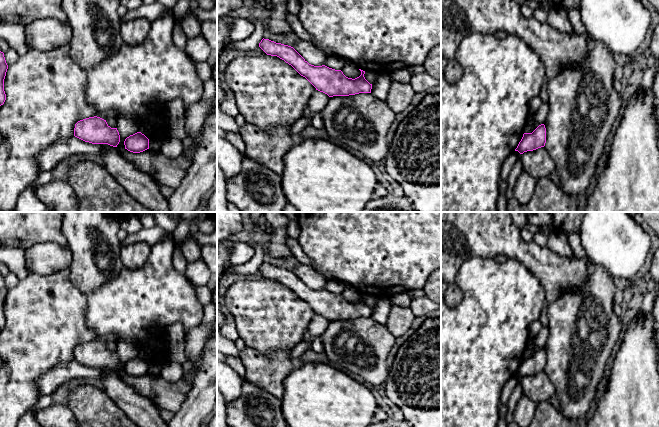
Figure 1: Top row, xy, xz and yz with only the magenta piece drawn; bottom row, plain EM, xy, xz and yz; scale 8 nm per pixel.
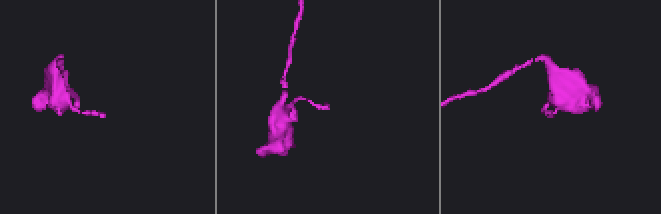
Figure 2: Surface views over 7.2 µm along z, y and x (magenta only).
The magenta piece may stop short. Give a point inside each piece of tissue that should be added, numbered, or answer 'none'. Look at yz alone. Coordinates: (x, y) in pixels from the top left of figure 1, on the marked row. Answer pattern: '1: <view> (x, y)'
none

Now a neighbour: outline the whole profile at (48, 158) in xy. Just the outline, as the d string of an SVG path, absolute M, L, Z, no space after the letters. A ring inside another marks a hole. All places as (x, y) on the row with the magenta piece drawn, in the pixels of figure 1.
M75 136L61 139L42 150L37 156L39 171L51 171L64 158L76 154L100 155L102 148L98 144L85 142Z

